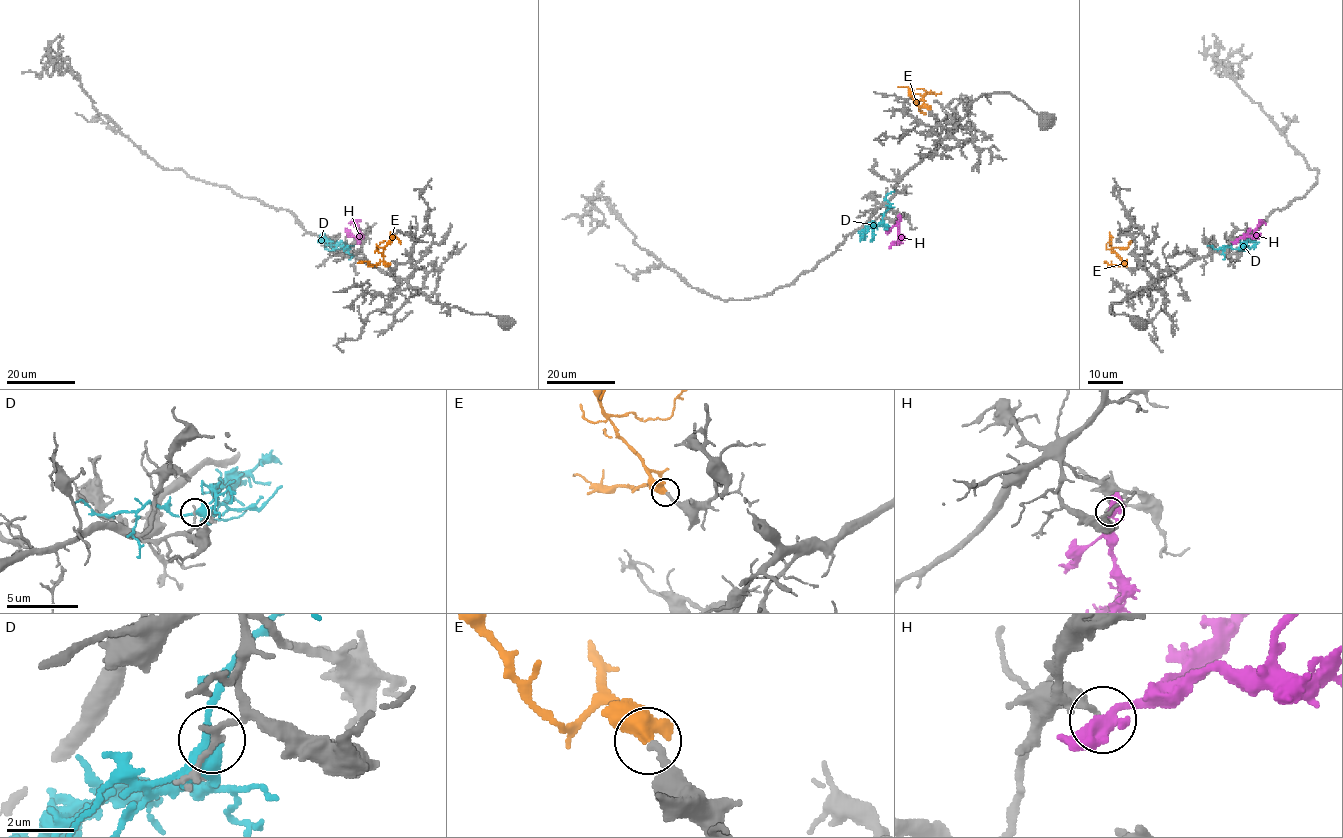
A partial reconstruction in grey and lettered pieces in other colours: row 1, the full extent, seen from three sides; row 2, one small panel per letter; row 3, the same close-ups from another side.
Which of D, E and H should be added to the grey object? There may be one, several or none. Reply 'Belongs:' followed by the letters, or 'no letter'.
Belongs: E

